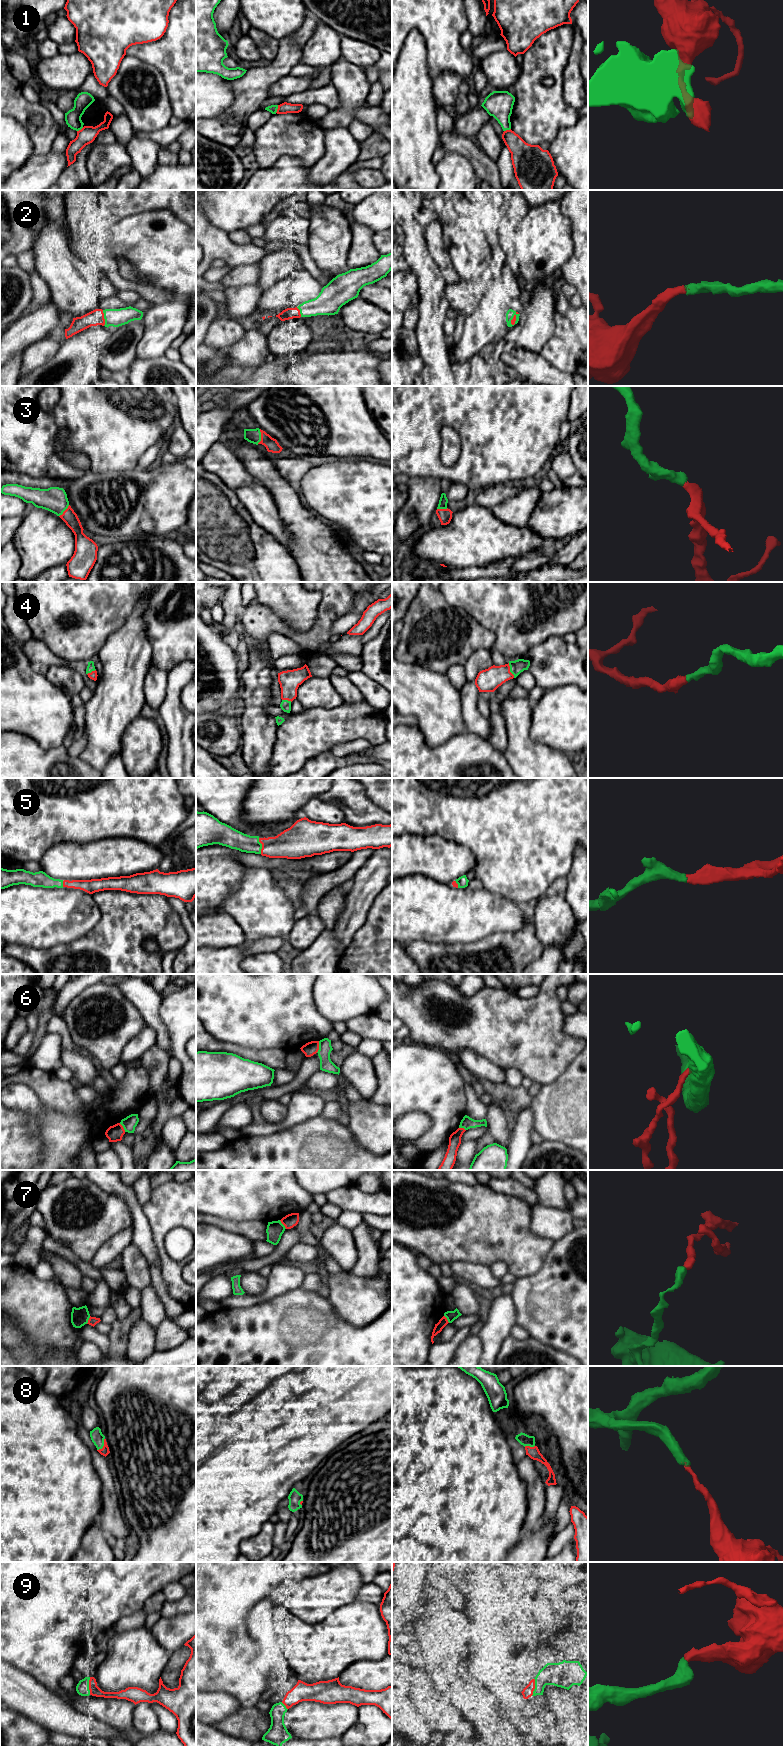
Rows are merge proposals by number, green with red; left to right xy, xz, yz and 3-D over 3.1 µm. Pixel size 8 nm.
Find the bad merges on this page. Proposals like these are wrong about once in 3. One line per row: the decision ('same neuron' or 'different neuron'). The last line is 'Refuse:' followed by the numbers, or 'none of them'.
1: different neuron
2: same neuron
3: same neuron
4: same neuron
5: same neuron
6: different neuron
7: different neuron
8: same neuron
9: same neuron
Refuse: 1, 6, 7

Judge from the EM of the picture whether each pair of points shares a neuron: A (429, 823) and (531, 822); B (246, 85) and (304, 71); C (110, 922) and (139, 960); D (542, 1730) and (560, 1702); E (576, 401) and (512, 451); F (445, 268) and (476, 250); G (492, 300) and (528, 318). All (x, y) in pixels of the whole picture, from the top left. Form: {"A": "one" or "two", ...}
{"A": "one", "B": "two", "C": "one", "D": "two", "E": "two", "F": "two", "G": "two"}

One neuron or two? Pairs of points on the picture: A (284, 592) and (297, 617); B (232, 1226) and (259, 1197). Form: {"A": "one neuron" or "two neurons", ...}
{"A": "one neuron", "B": "two neurons"}

